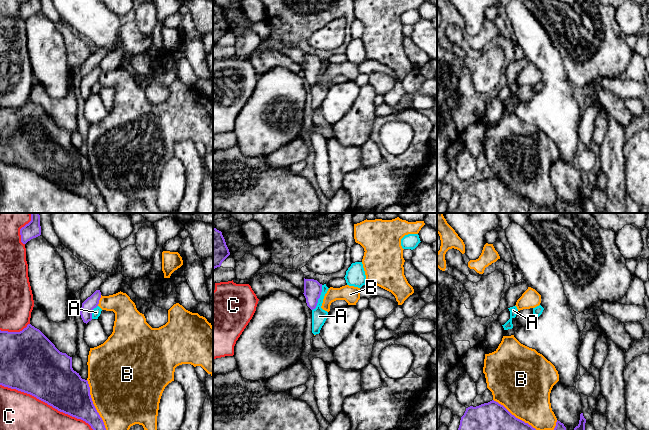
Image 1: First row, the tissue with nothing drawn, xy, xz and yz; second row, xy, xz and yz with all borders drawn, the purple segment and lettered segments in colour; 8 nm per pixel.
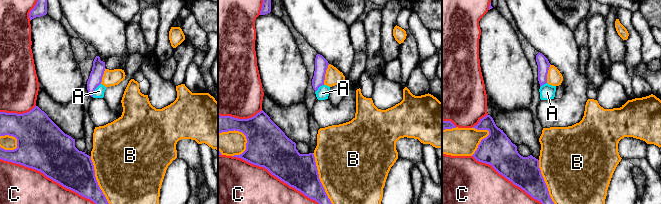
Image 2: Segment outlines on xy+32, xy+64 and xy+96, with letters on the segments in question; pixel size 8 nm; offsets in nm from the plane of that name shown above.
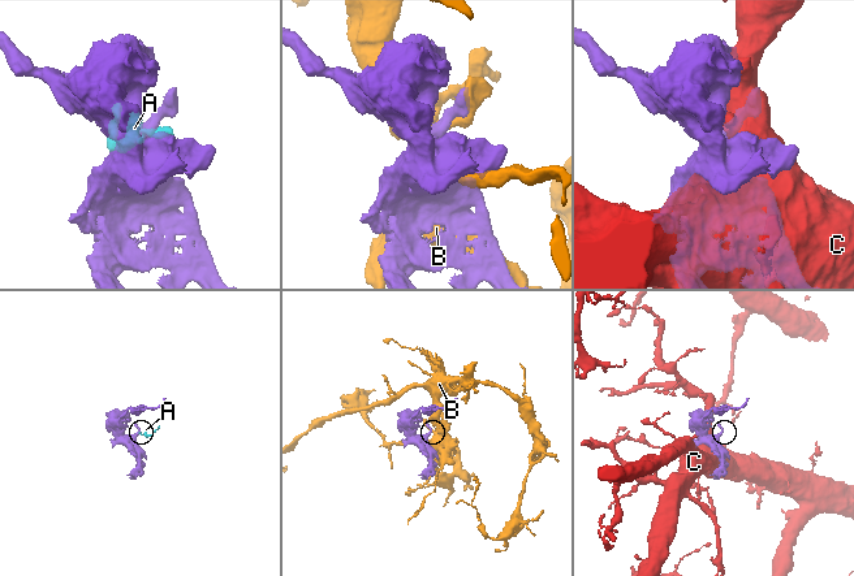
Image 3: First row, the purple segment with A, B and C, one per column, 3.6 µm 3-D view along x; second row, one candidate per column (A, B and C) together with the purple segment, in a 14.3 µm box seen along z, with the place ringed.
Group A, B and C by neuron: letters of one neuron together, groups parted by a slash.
A / B / C

